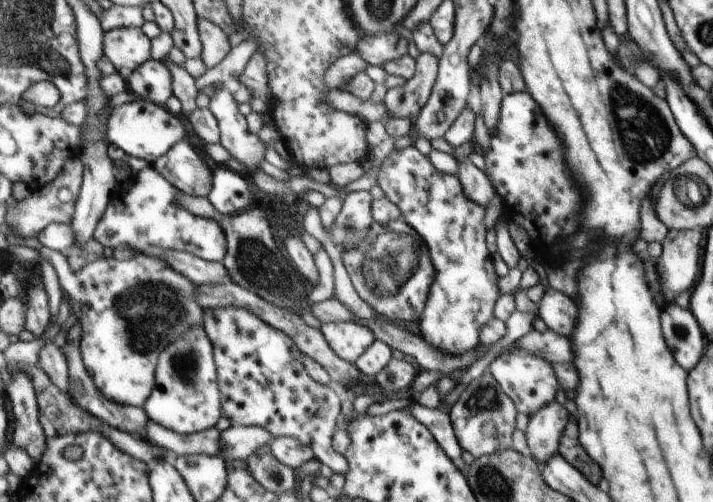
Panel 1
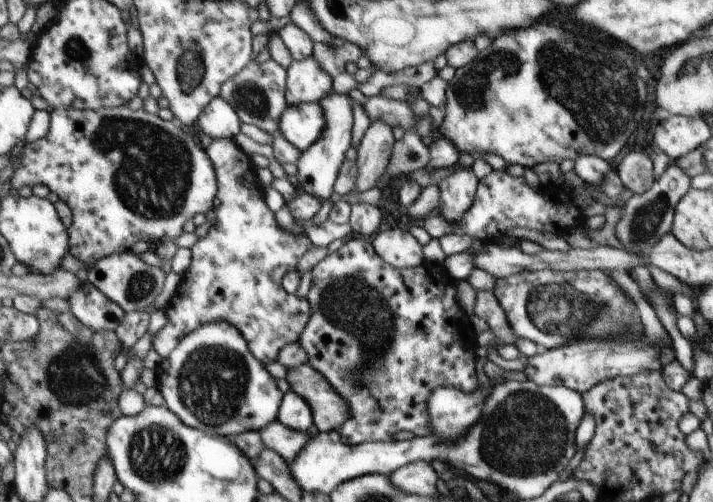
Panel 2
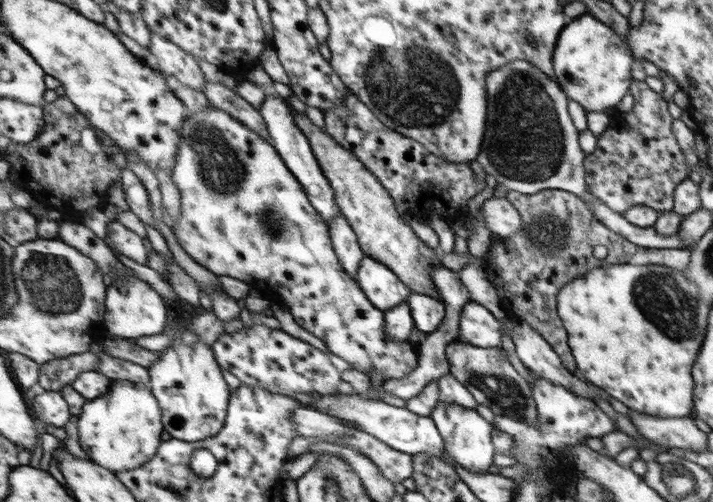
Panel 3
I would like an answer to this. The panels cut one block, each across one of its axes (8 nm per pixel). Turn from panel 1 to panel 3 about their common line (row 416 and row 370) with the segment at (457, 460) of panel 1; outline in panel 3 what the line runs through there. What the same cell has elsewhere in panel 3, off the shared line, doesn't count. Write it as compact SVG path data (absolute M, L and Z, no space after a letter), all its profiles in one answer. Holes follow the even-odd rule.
M431 266L431 277L436 284L436 288L438 288L438 292L443 296L442 300L446 306L446 320L434 332L427 333L425 340L417 346L420 356L417 368L404 378L399 378L398 380L391 378L391 380L384 381L382 385L384 392L392 394L392 396L398 396L398 398L403 398L404 400L420 394L429 382L437 381L449 373L449 360L445 355L445 350L447 349L447 345L459 335L461 310L471 298L468 289L464 287L464 283L460 280L458 272L453 272L444 266Z

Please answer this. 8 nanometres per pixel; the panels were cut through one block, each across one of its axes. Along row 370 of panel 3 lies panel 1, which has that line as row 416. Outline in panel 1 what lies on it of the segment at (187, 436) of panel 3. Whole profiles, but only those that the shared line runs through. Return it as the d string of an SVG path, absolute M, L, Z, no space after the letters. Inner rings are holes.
M206 326L190 327L163 352L157 384L145 408L152 421L183 435L210 431L218 426L225 415L225 402L219 379L219 364L215 357L215 342Z

